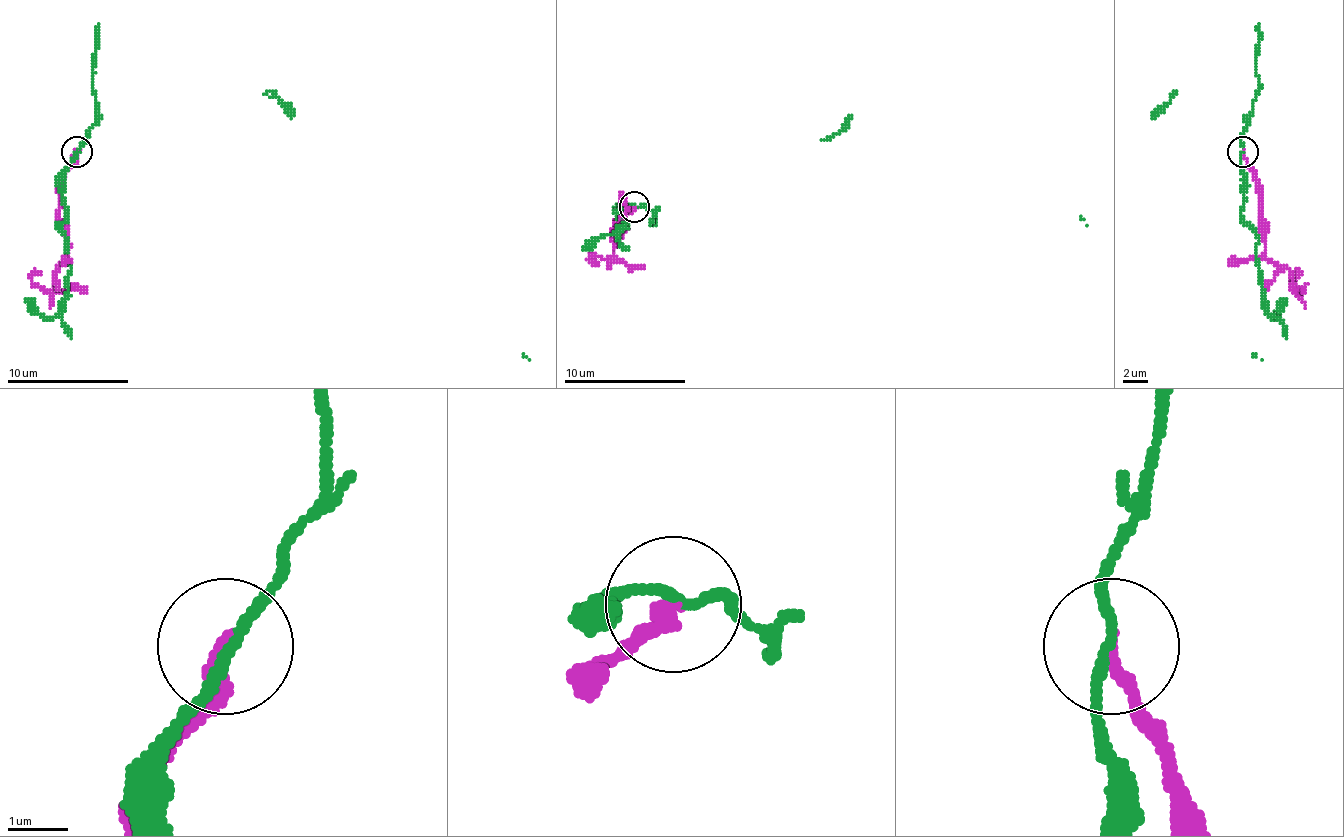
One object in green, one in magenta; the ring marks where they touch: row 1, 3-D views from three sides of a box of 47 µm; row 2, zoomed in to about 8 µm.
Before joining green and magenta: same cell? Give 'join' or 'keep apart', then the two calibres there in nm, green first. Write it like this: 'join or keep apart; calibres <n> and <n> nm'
keep apart; calibres 170 and 260 nm

